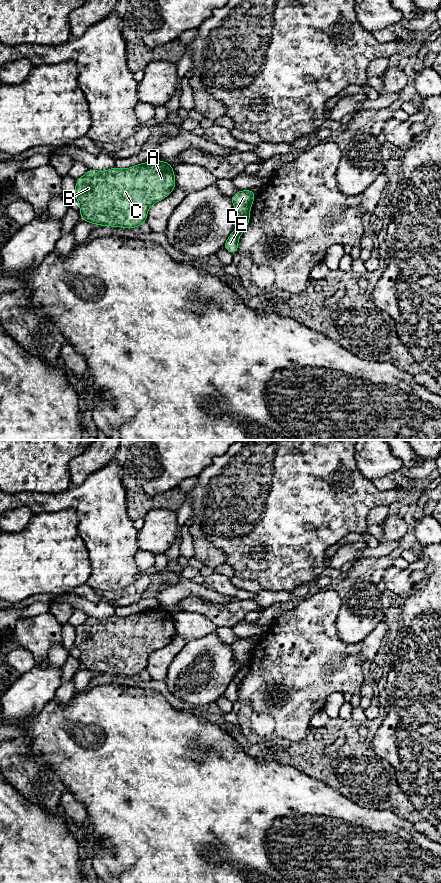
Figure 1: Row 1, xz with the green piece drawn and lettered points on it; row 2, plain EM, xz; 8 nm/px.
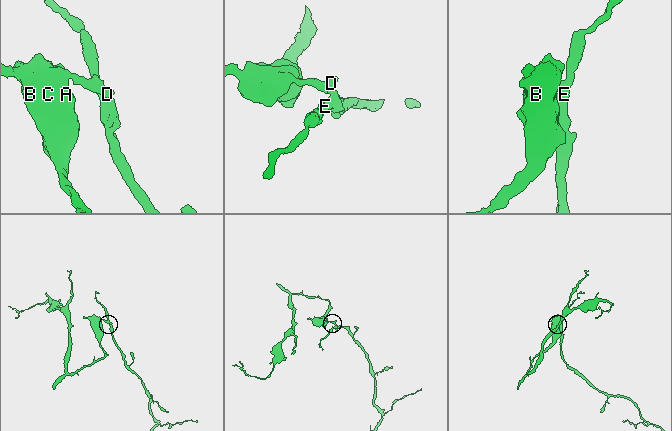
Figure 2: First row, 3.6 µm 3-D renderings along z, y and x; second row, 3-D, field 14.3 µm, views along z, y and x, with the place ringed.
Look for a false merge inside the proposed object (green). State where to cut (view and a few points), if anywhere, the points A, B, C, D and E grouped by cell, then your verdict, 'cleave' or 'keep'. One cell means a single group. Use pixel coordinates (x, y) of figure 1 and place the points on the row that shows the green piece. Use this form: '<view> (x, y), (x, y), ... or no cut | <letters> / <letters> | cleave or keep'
xz (248, 214), (241, 220) | A B C D / E | cleave

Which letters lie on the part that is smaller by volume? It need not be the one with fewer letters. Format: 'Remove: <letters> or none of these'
Remove: E

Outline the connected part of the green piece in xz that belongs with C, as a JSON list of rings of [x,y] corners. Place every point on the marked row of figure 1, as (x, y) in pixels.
[[[159,159],[156,161],[147,161],[147,162],[126,168],[126,169],[120,169],[116,166],[114,166],[111,169],[108,169],[106,171],[97,171],[94,169],[88,169],[87,172],[82,177],[79,177],[78,179],[76,179],[74,198],[80,204],[79,212],[81,215],[81,219],[83,221],[89,222],[93,225],[97,224],[102,227],[110,226],[110,227],[120,227],[120,228],[130,229],[130,228],[138,228],[140,225],[145,223],[147,220],[147,214],[148,214],[149,208],[153,204],[165,199],[175,188],[176,188],[176,181],[175,181],[175,173],[173,170],[173,166],[171,164],[169,164],[168,162],[165,162],[165,161]]]

